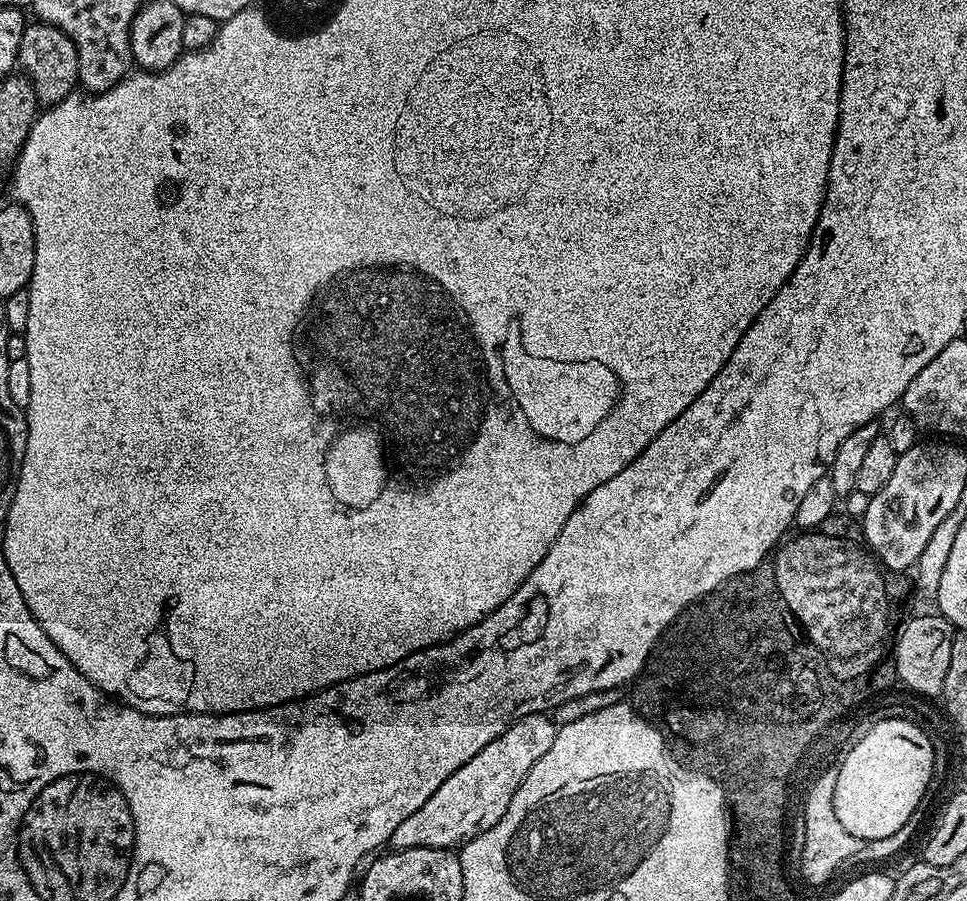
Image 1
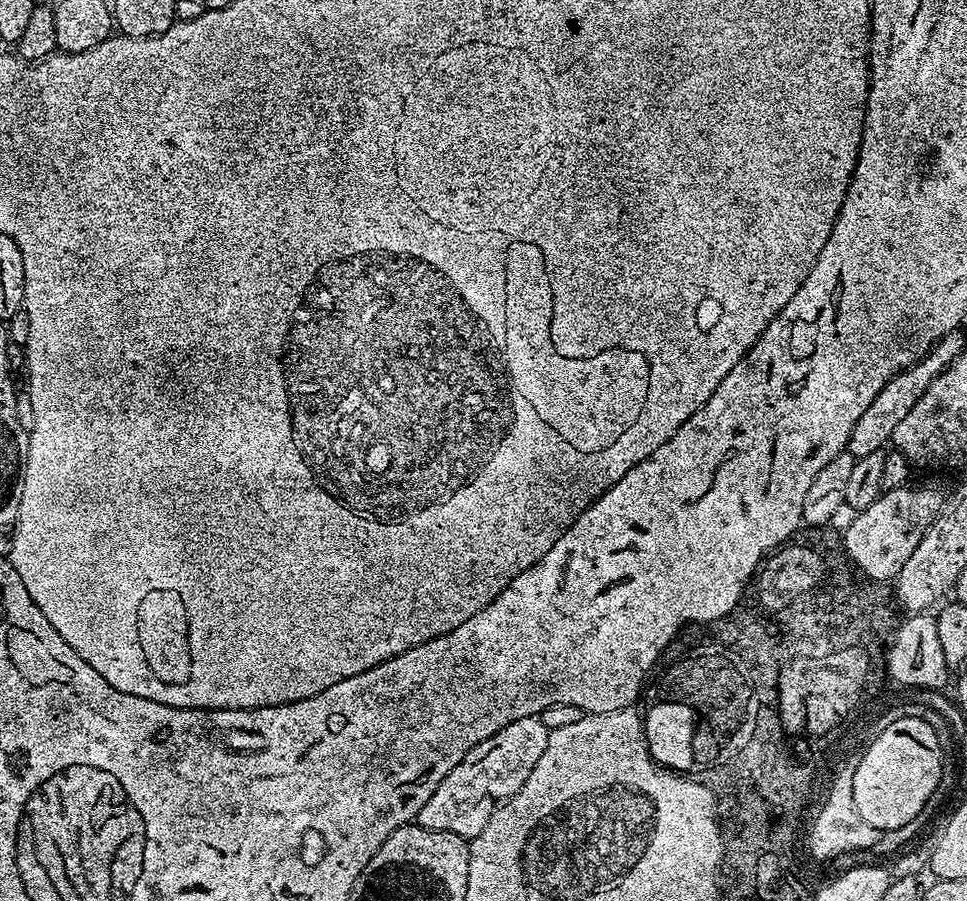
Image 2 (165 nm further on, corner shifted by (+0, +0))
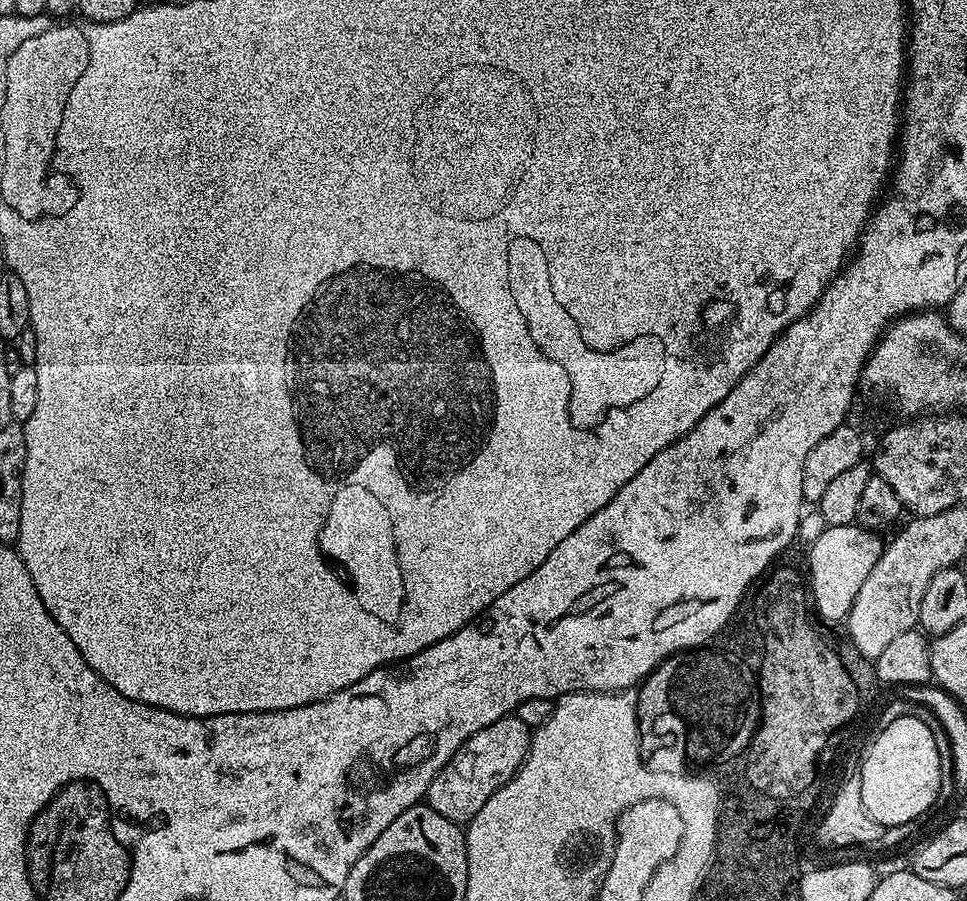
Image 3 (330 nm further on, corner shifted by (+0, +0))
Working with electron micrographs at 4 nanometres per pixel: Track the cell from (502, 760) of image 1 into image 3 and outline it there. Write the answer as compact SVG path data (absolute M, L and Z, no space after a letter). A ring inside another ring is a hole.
M515 714L504 716L498 722L486 726L486 730L478 730L456 751L442 766L442 770L428 787L427 804L442 818L450 818L456 824L464 826L473 820L486 806L490 794L494 794L506 782L510 782L517 770L524 765L528 757L528 747L532 745L532 732Z

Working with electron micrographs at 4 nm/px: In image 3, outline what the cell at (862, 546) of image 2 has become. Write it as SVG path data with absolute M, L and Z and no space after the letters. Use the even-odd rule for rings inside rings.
M855 523L842 526L829 526L817 541L807 549L808 572L807 579L816 584L818 603L816 611L820 613L821 620L825 622L847 621L848 611L852 608L858 590L862 590L862 582L884 553L885 541L879 535L873 534L867 528L857 526Z

